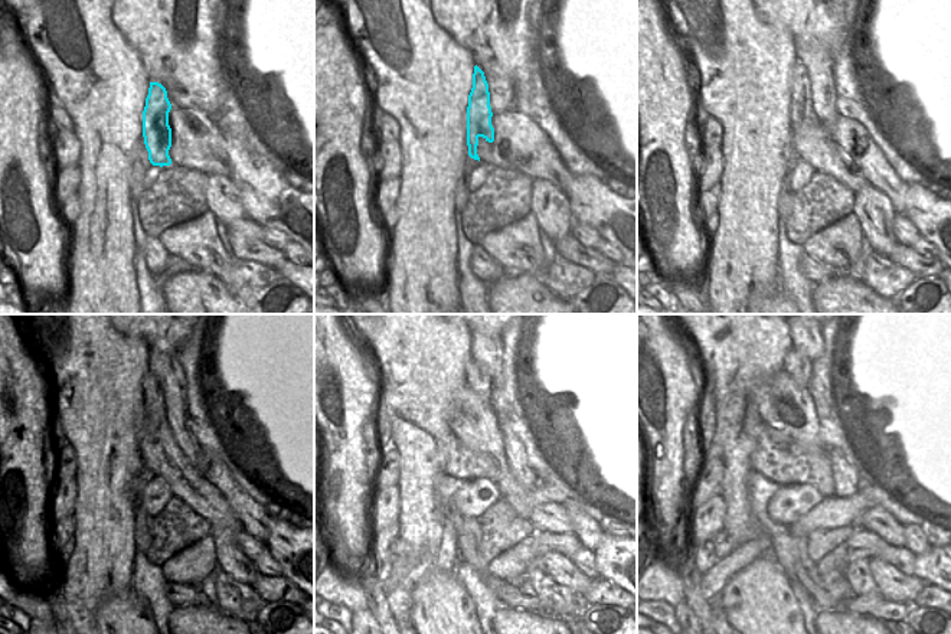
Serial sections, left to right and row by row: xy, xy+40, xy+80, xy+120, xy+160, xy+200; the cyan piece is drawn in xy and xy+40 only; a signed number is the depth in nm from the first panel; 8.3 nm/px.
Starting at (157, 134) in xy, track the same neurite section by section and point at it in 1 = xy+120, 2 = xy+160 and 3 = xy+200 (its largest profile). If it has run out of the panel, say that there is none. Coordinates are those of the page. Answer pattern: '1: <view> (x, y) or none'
1: xy+120 (154, 411)
2: xy+160 (477, 379)
3: xy+200 (796, 365)

